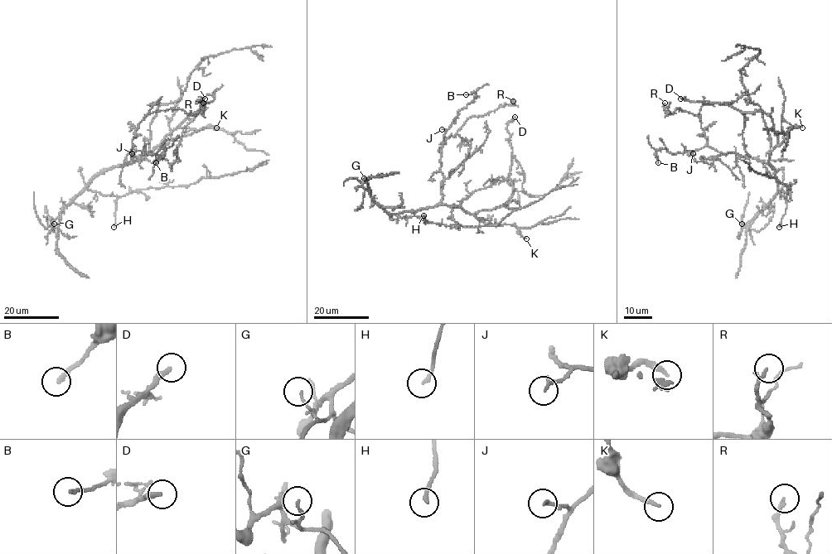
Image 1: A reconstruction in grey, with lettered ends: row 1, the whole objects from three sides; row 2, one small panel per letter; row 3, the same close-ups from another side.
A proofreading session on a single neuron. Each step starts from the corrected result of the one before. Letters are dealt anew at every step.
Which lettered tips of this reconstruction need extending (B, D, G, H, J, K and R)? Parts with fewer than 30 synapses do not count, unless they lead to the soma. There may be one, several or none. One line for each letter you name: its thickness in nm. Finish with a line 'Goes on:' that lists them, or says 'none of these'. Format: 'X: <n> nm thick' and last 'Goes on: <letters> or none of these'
D: 260 nm thick
H: 190 nm thick
K: 240 nm thick
Goes on: D, H, K

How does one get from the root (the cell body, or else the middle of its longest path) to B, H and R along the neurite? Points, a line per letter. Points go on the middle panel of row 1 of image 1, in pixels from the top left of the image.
B: (428, 207), (436, 206), (442, 199), (442, 137), (457, 113), (476, 93), (466, 94)
H: (428, 207), (396, 214), (400, 217), (419, 216), (426, 223), (423, 215)
R: (428, 207), (436, 206), (442, 199), (441, 151), (445, 140), (454, 136), (468, 118), (486, 115), (513, 101)

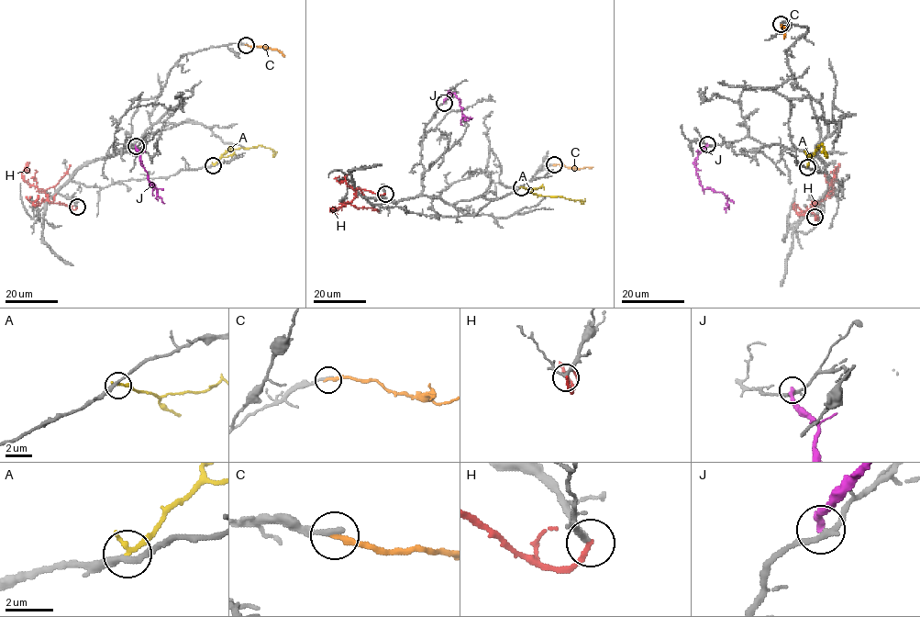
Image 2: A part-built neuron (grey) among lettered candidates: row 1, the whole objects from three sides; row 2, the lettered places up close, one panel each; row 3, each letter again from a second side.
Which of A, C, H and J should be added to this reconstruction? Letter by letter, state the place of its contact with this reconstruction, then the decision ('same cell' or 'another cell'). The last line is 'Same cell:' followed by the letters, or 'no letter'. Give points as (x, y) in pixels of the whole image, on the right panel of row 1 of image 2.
A: (807, 167) | same cell
C: (781, 24) | another cell
H: (814, 217) | another cell
J: (707, 144) | another cell
Same cell: A

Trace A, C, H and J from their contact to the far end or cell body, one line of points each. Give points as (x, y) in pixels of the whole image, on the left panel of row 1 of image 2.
A: (213, 165), (227, 151), (259, 145), (270, 147), (273, 151), (272, 157)
C: (246, 45), (277, 50), (284, 56)
H: (77, 207), (70, 208), (63, 204), (52, 204), (47, 198), (47, 194), (40, 191), (54, 187), (69, 164)
J: (136, 146), (148, 179), (164, 203)

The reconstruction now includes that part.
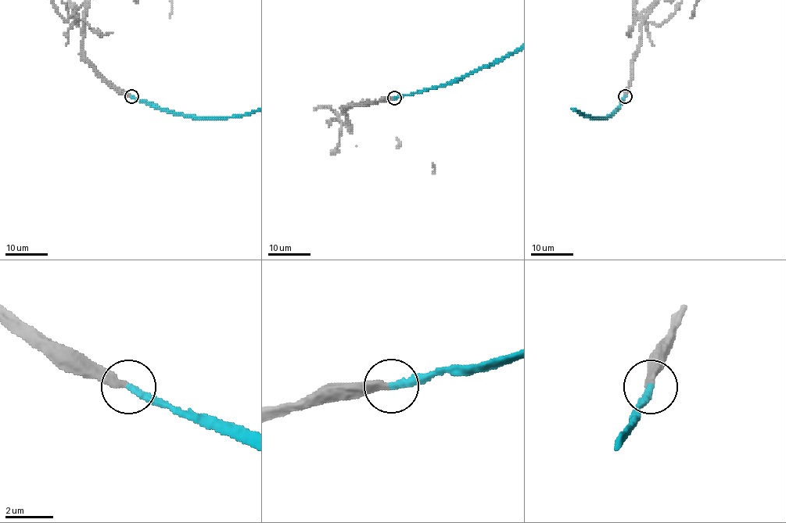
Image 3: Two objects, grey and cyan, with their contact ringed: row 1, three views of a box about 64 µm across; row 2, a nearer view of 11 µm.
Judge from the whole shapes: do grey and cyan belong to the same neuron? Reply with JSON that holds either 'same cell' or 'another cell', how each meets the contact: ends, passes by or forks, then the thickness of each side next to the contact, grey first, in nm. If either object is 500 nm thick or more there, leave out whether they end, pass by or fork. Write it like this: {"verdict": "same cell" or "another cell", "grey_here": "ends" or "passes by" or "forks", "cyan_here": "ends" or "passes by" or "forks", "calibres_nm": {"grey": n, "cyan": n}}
{"verdict": "same cell", "grey_here": "ends", "cyan_here": "ends", "calibres_nm": {"grey": 320, "cyan": 300}}

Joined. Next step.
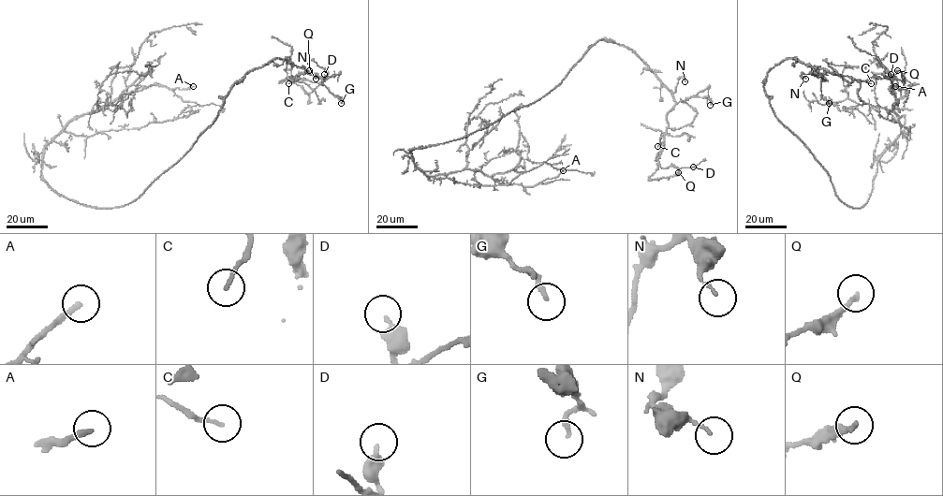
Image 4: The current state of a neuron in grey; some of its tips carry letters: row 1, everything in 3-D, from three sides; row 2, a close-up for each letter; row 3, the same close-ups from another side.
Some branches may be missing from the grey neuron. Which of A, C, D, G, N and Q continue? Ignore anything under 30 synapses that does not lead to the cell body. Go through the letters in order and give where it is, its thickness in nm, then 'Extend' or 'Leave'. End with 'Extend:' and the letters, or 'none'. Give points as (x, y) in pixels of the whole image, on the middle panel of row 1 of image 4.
A: Place: (563, 170). Thickness 220 nm. Extend
C: Place: (657, 146). Thickness 130 nm. Leave
D: Place: (693, 167). Thickness 340 nm. Leave
G: Place: (710, 105). Thickness 180 nm. Leave
N: Place: (685, 81). Thickness 120 nm. Leave
Q: Place: (678, 172). Thickness 220 nm. Leave
Extend: A

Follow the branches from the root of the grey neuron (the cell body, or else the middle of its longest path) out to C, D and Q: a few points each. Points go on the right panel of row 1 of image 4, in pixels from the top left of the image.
C: (835, 191), (813, 153), (776, 117), (765, 93), (764, 80), (774, 65), (796, 59), (871, 83)
D: (835, 191), (774, 114), (767, 73), (796, 59), (858, 80), (889, 79), (892, 94), (891, 74)
Q: (835, 191), (813, 153), (774, 114), (763, 87), (767, 73), (796, 59), (858, 80), (904, 82), (897, 70)

